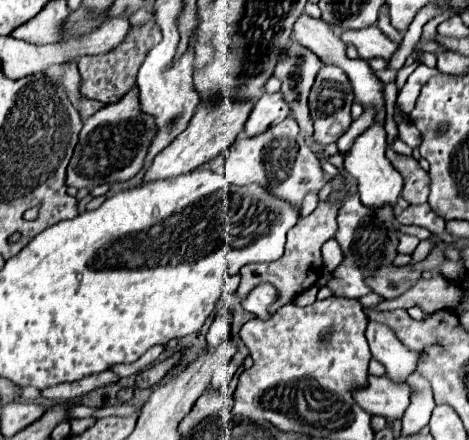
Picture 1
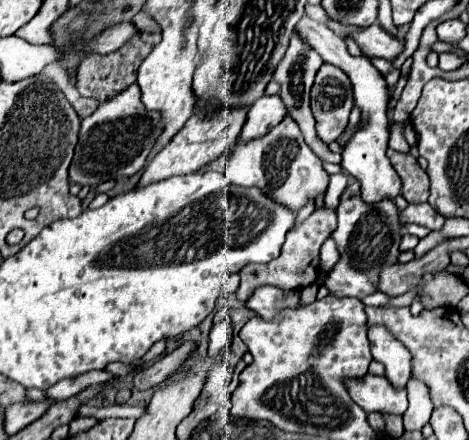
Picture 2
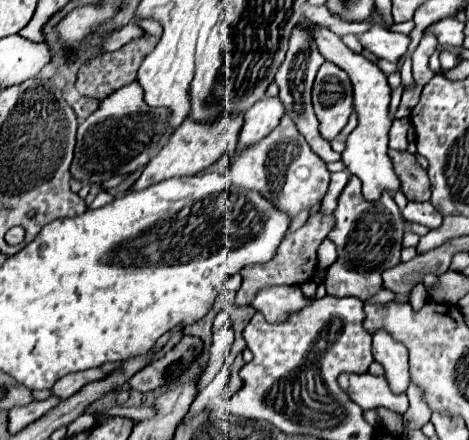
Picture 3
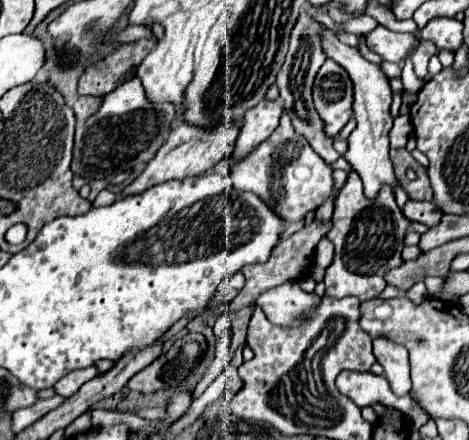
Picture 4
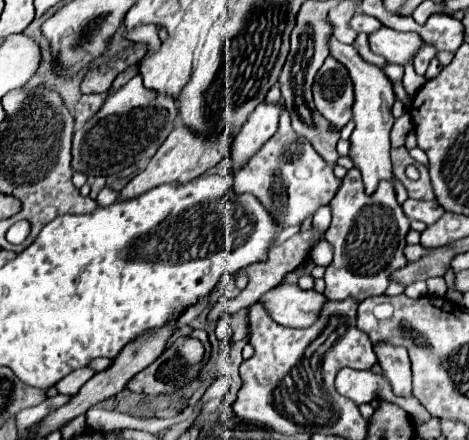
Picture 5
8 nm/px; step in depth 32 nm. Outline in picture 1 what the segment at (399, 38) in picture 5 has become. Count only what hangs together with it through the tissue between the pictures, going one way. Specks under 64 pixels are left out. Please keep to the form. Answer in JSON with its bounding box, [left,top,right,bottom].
[342,24,400,60]

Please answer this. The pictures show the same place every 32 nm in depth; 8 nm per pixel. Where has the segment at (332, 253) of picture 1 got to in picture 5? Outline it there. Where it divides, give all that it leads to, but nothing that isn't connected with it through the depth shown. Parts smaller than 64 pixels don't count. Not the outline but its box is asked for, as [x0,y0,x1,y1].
[310,240,332,266]

